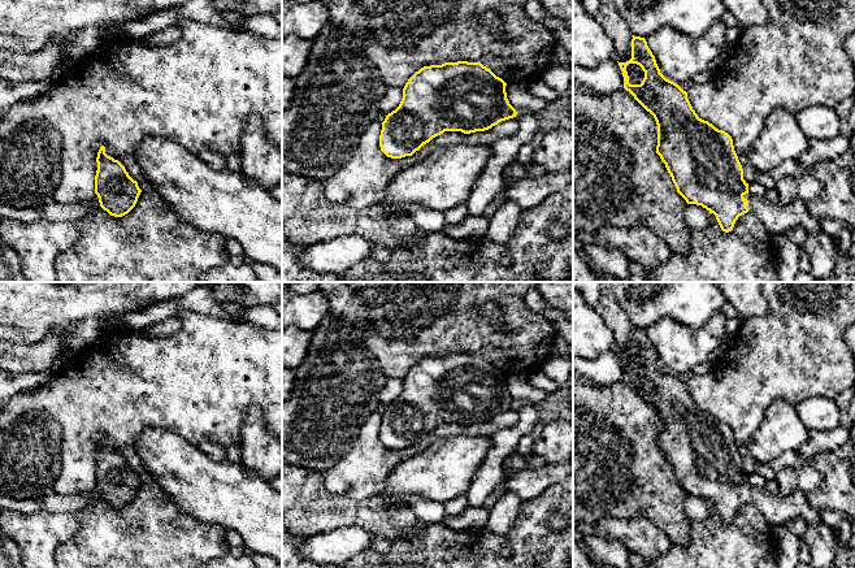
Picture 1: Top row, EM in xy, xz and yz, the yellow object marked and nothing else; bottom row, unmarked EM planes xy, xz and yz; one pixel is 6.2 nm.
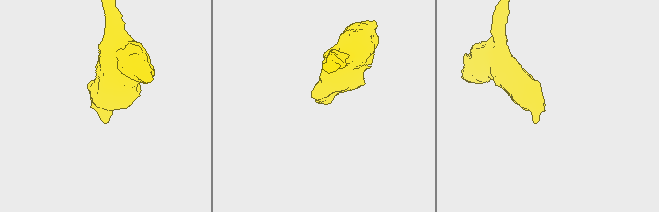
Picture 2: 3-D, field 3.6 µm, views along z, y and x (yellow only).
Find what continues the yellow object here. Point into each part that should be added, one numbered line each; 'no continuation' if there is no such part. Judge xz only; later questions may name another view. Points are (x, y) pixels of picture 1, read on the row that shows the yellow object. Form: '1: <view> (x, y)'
no continuation

